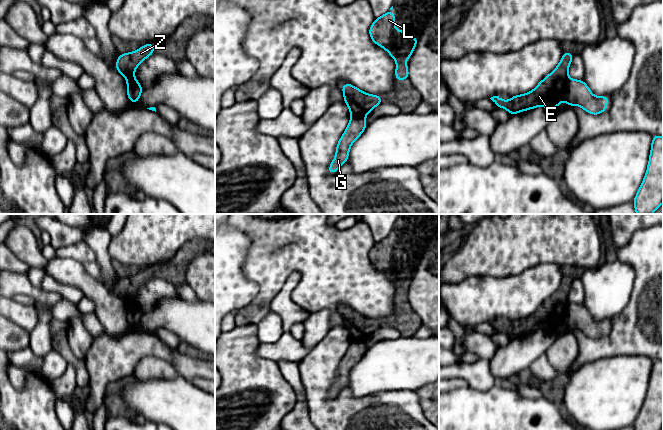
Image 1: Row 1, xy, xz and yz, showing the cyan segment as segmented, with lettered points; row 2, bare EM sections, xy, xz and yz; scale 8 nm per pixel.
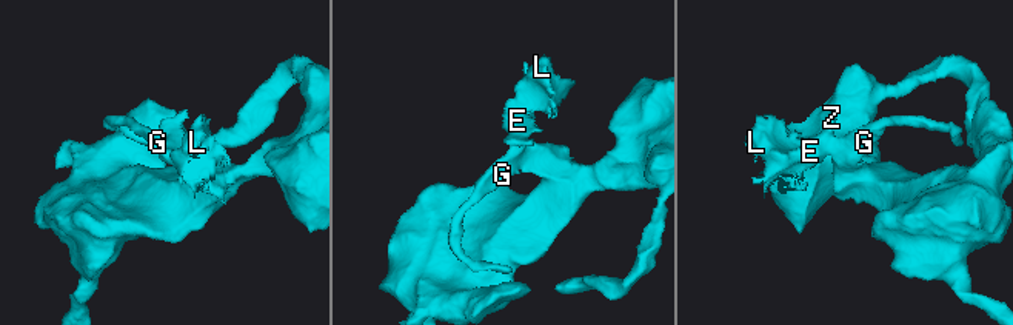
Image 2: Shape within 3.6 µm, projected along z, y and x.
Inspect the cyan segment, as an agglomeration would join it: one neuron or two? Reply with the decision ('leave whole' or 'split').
split

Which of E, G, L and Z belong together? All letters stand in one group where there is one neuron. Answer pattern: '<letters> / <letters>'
E L Z / G

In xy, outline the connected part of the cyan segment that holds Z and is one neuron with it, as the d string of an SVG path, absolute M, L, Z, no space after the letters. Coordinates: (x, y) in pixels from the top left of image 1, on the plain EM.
M151 265L135 276L119 278L115 293L126 302L128 309L138 307L134 300L135 293L142 285L154 277L153 265Z

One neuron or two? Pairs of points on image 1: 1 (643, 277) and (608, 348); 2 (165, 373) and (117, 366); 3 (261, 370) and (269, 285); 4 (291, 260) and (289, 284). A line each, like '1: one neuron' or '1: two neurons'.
1: one neuron
2: two neurons
3: two neurons
4: two neurons

